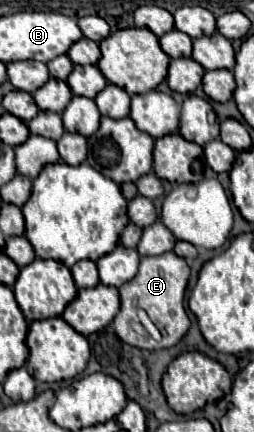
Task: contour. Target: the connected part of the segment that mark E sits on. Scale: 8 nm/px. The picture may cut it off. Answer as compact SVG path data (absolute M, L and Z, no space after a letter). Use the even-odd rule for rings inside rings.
M166 252L162 256L144 256L140 260L138 274L124 286L120 286L120 312L114 318L114 328L116 334L122 342L142 348L142 350L160 350L160 348L170 348L174 346L190 328L190 318L184 308L184 292L186 284L190 278L190 266L186 264L184 258L176 256L174 252ZM136 308L144 308L150 316L150 320L158 326L162 340L156 342L154 338L148 336L148 332L142 328L136 316Z

